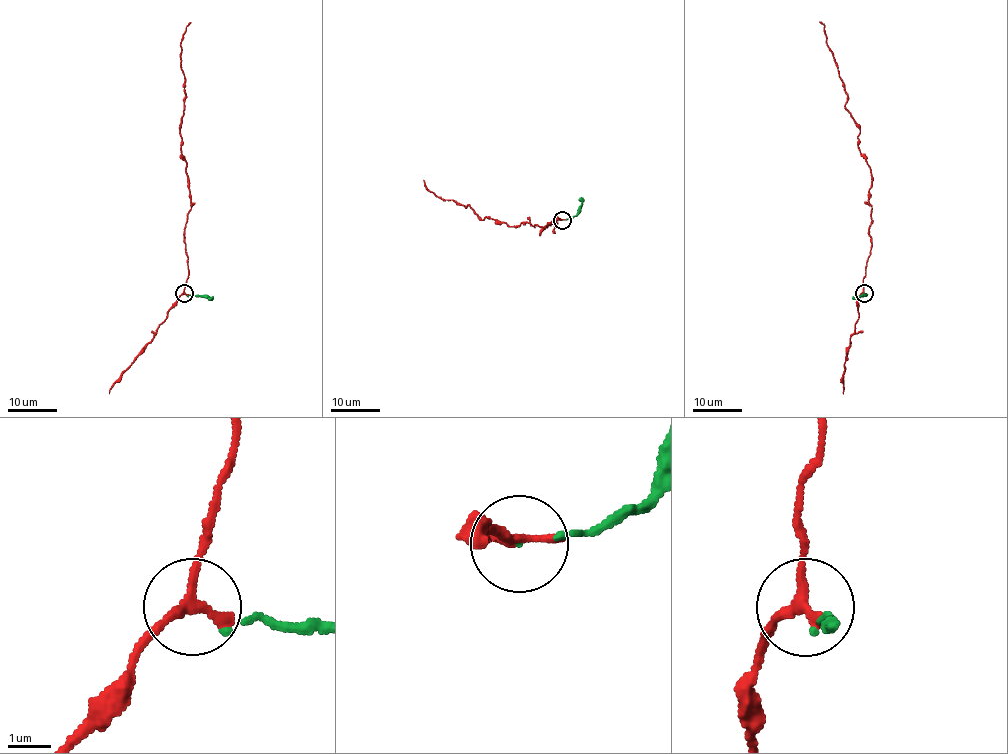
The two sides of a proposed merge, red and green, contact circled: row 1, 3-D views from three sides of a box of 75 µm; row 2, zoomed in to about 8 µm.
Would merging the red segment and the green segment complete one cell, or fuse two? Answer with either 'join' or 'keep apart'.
join

